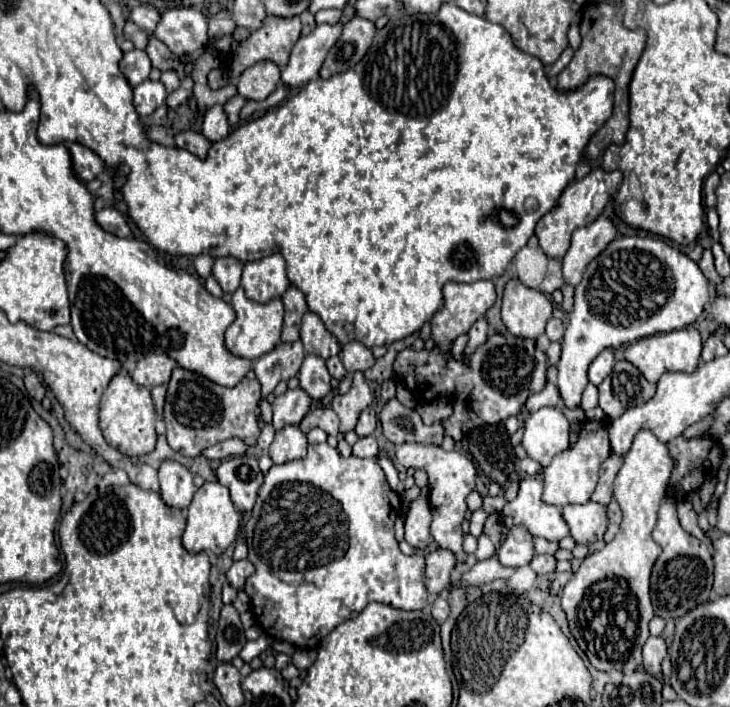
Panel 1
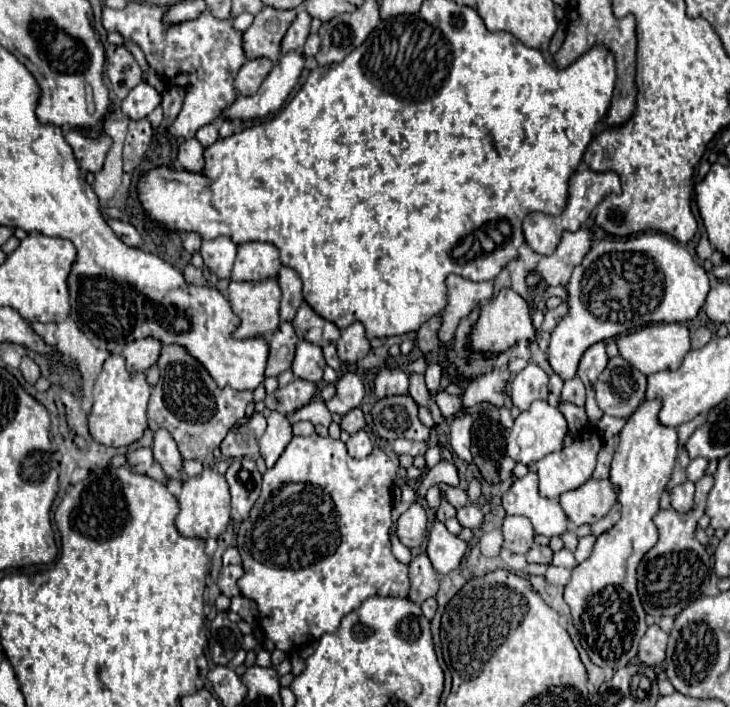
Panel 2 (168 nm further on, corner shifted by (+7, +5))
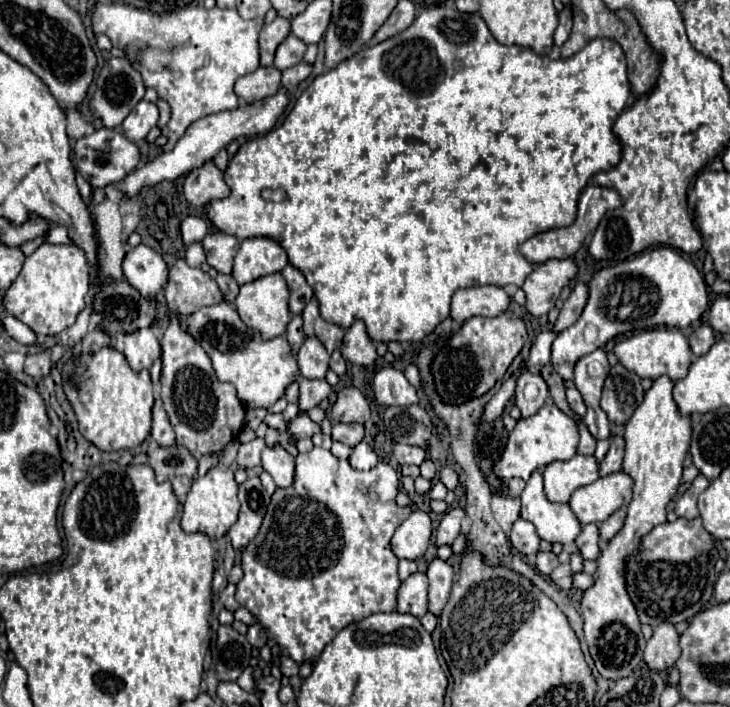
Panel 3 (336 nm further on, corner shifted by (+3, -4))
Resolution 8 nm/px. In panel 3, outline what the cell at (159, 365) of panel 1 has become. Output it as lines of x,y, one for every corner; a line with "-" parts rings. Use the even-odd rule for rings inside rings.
141,328
137,332
125,334
125,358
133,370
151,368
153,360
161,356
161,344
153,328

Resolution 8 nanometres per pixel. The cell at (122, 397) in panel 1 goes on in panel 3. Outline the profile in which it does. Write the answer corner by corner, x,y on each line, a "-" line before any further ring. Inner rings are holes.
101,348
93,354
71,356
61,370
63,392
77,416
79,432
101,450
137,448
151,430
153,384
149,370
133,372
121,352

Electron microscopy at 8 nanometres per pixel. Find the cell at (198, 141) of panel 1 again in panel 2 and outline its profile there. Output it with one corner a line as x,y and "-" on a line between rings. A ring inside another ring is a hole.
187,139
179,145
177,161
187,171
201,171
203,167
203,147
197,139

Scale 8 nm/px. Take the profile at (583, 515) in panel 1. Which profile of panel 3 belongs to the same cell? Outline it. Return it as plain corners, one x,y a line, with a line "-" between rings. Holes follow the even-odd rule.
621,470
613,472
613,476
601,476
593,484
577,488
569,506
581,524
599,524
619,508
627,506
631,498
633,478

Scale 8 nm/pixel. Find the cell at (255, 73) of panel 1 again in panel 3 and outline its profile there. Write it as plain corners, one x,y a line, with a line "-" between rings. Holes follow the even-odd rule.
259,66
255,72
245,74
235,82
235,94
247,104
259,102
267,96
275,96
279,88
281,72
275,66

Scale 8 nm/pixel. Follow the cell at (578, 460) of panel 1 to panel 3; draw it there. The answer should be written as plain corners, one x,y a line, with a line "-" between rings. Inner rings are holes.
575,454
567,462
551,462
545,472
545,494
551,502
569,502
571,494
585,484
599,478
597,462
593,456

